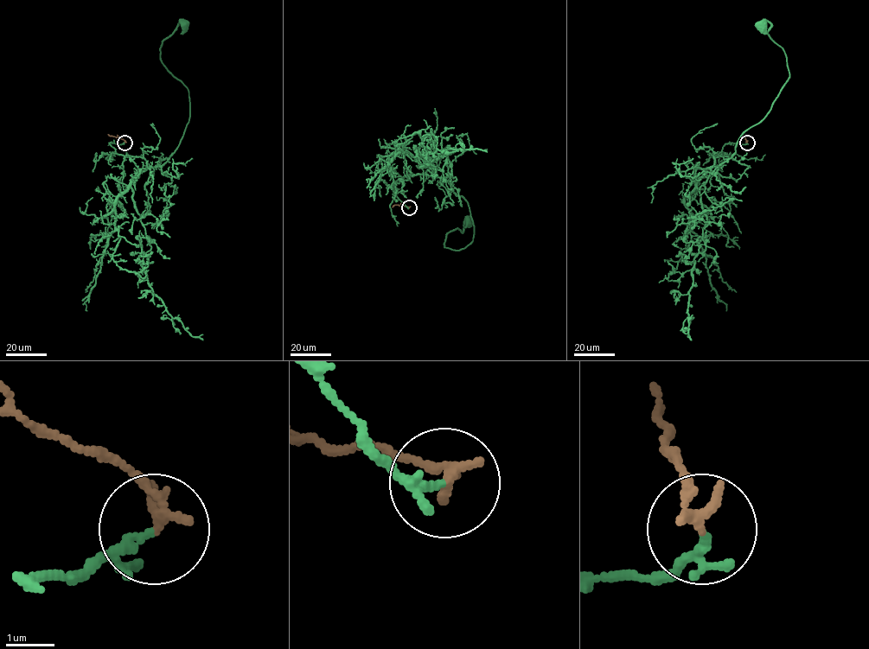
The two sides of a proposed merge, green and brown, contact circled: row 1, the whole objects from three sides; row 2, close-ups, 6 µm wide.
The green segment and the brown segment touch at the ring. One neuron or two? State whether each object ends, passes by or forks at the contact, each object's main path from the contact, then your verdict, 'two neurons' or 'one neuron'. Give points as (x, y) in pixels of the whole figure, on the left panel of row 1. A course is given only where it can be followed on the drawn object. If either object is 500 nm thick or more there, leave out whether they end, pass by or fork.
green forks | brown ends | green via (124, 142), (110, 144), (150, 167), (177, 147), (189, 95), (160, 47), (184, 26) | brown via (124, 142), (108, 134) | one neuron

